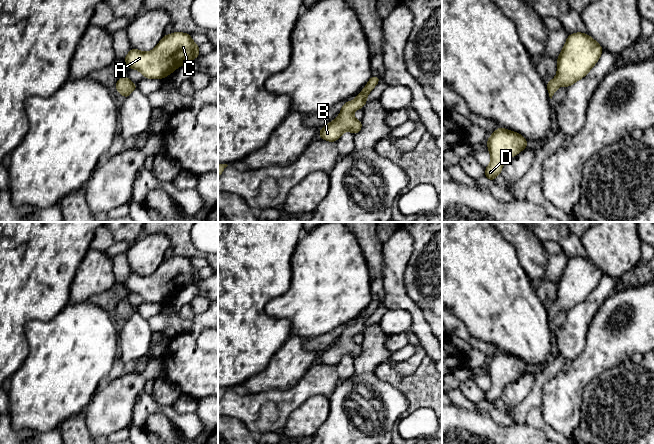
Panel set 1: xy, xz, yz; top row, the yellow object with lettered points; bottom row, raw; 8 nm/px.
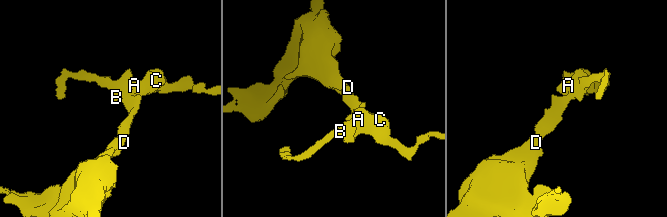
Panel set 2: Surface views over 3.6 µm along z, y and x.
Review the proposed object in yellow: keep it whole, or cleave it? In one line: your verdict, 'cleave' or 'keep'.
keep

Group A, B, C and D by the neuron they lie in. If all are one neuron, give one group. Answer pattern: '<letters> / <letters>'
A B C D

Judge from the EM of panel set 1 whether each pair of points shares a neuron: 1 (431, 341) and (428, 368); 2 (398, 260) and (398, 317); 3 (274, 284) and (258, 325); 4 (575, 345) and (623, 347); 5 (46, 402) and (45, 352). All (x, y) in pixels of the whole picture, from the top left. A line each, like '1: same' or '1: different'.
1: different
2: different
3: same
4: different
5: same

